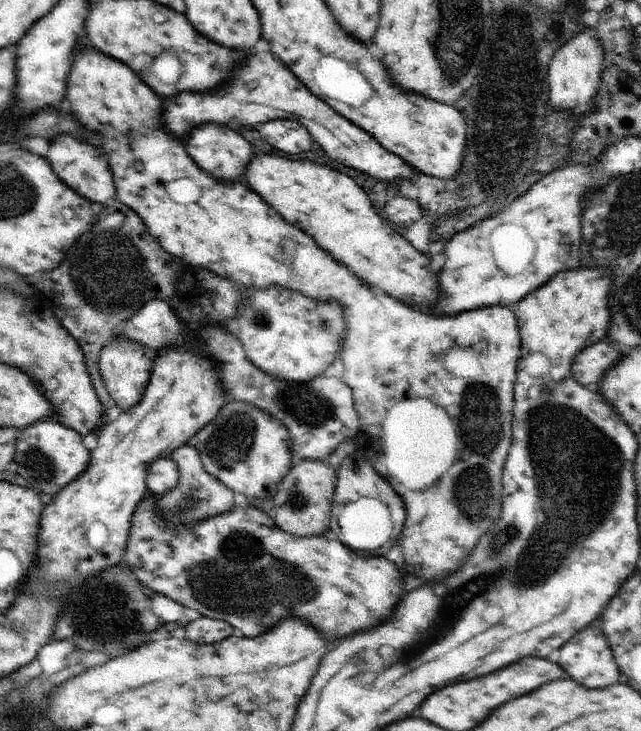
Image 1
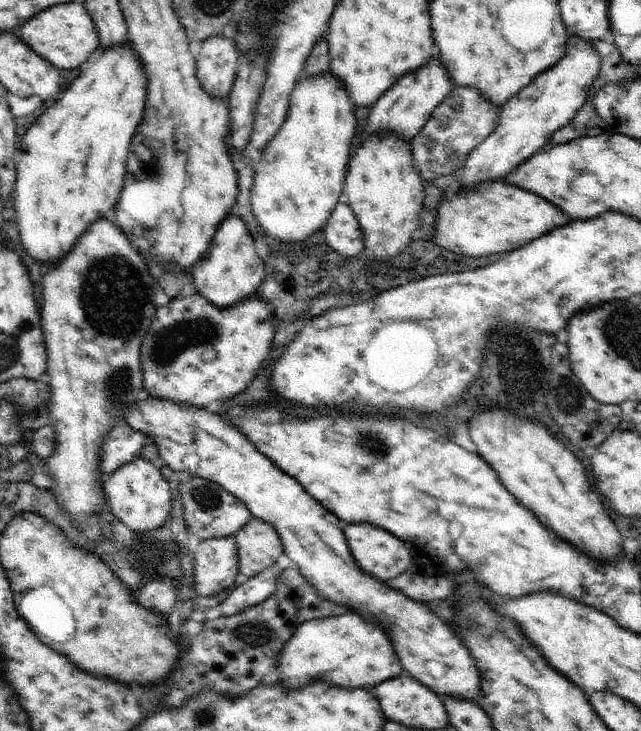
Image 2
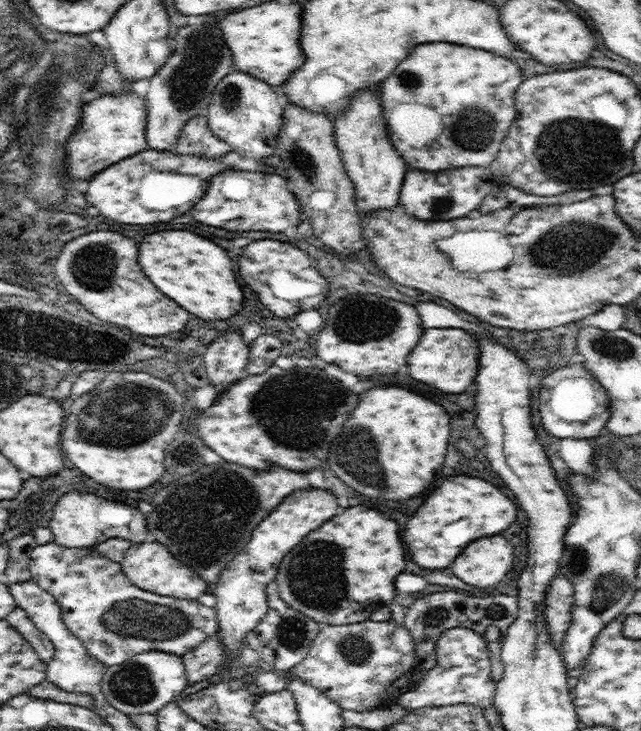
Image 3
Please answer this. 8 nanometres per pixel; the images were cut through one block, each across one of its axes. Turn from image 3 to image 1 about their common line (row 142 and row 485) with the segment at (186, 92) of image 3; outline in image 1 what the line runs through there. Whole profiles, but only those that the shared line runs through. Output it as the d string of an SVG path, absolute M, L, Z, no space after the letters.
M169 456L158 458L147 468L147 487L150 494L162 497L179 481L179 468Z

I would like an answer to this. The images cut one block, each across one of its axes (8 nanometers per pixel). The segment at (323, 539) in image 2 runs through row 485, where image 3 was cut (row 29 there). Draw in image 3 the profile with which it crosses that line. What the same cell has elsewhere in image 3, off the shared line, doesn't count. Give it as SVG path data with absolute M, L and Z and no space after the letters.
M264 2L254 8L236 10L224 16L218 24L226 46L234 56L234 70L262 80L270 87L279 89L283 83L306 61L306 54L300 48L300 10L302 6Z

